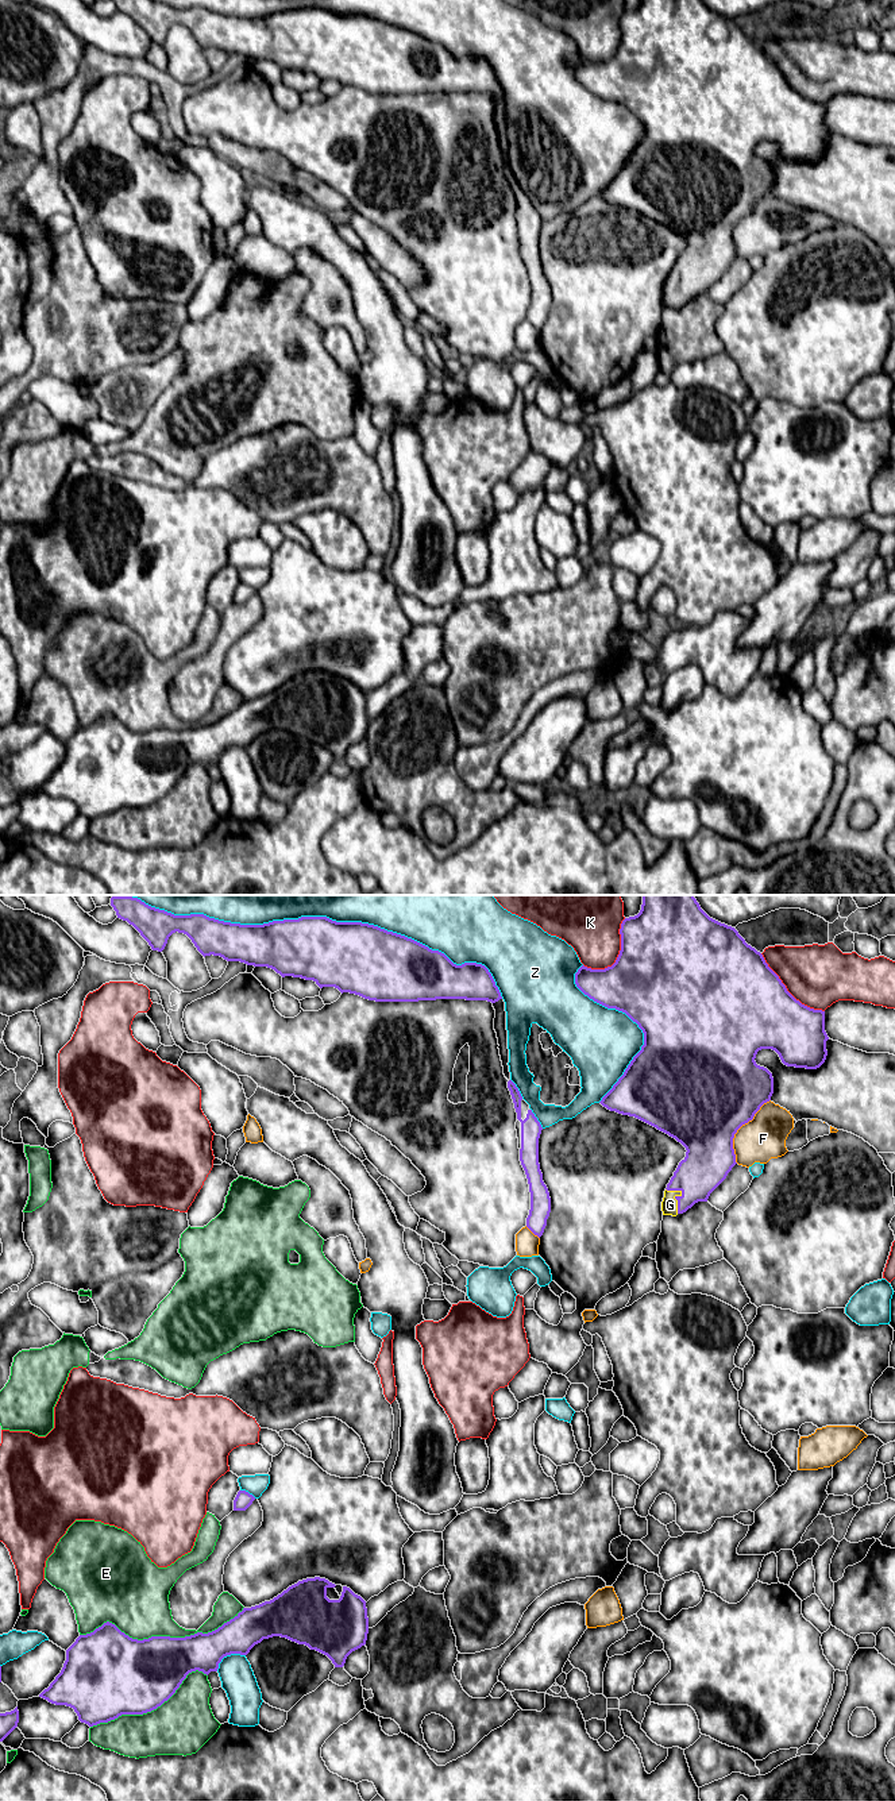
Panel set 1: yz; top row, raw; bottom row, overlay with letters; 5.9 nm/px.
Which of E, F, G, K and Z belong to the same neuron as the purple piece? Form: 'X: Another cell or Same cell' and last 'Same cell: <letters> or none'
E: Another cell
F: Another cell
G: Same cell
K: Another cell
Z: Another cell
Same cell: G

